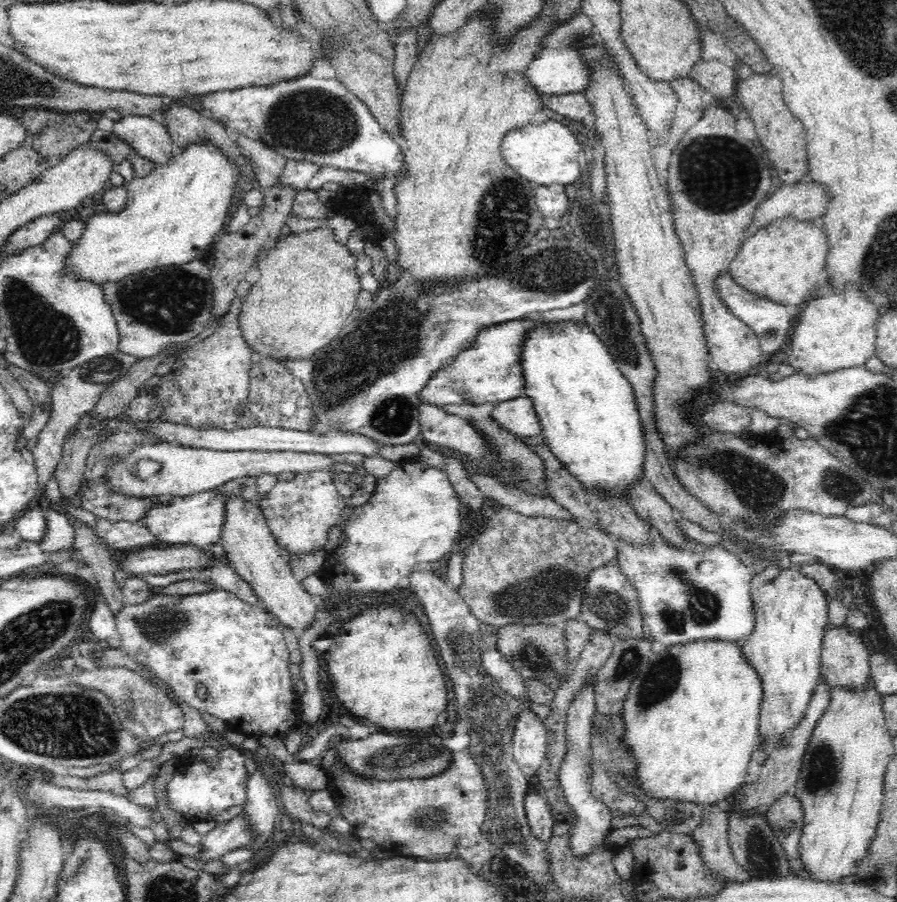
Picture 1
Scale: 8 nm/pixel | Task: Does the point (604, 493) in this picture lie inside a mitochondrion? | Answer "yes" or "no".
no

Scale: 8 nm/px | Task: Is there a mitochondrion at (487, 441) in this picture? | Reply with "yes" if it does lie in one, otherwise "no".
no

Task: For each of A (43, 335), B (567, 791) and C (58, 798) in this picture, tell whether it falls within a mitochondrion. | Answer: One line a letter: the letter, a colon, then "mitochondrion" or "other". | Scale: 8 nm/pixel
A: mitochondrion
B: other
C: other

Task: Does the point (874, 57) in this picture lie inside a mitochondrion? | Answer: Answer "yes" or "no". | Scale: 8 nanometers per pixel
yes

